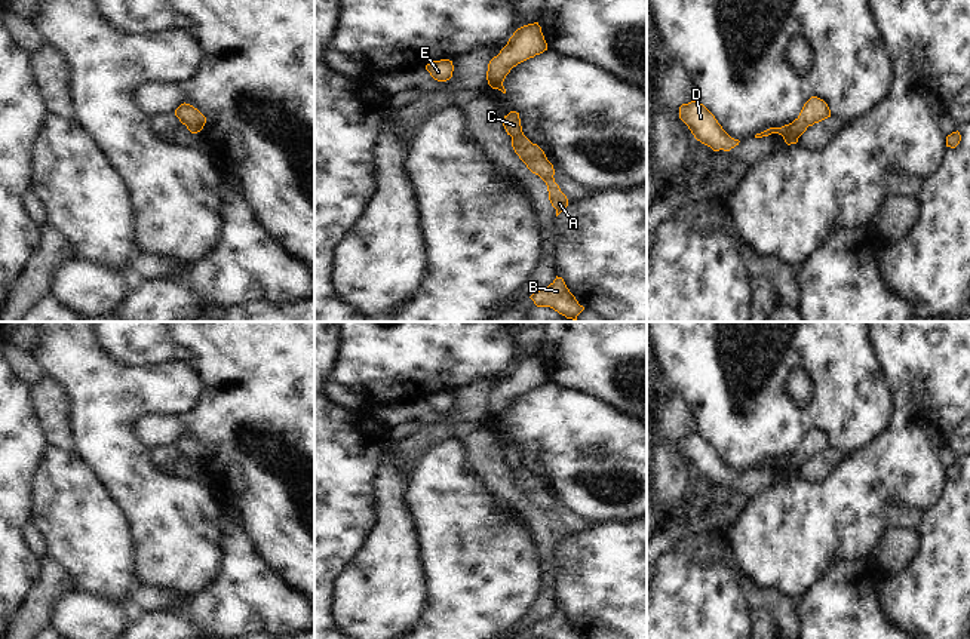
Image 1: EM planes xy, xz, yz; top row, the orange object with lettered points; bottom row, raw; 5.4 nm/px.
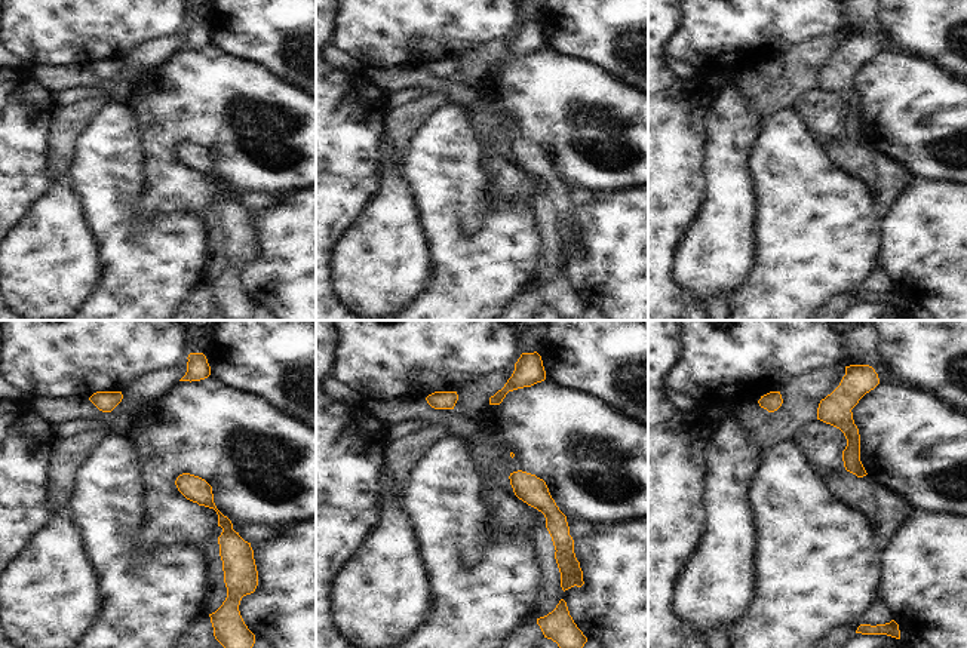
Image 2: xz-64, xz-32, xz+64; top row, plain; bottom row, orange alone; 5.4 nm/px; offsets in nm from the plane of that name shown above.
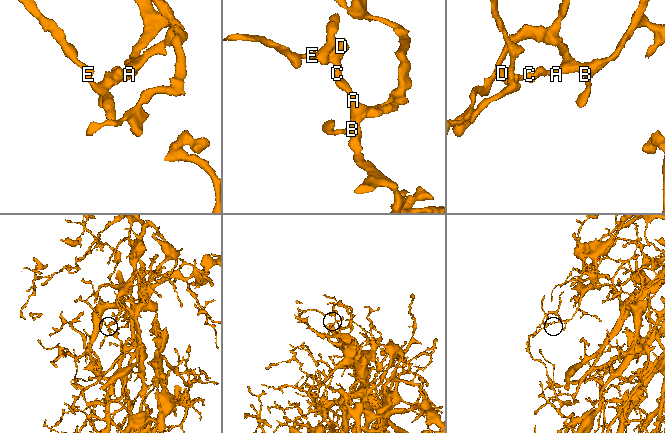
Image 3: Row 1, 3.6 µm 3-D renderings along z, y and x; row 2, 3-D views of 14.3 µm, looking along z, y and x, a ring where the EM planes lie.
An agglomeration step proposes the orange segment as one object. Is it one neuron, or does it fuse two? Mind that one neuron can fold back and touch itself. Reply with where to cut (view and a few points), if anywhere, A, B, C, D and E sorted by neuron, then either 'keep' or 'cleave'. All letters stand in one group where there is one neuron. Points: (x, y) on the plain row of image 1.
no cut; A B C D E; keep

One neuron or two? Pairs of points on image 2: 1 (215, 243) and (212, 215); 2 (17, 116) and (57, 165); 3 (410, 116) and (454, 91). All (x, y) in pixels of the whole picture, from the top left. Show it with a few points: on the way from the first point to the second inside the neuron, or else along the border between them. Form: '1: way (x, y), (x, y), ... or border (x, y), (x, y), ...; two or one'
1: way (214, 236), (212, 223); one
2: border (51, 120), (48, 132), (49, 183); two
3: border (432, 94), (441, 94), (448, 101); two

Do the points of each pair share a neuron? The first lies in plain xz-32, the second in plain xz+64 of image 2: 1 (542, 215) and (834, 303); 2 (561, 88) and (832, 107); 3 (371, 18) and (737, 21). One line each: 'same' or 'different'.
1: same
2: different
3: same

